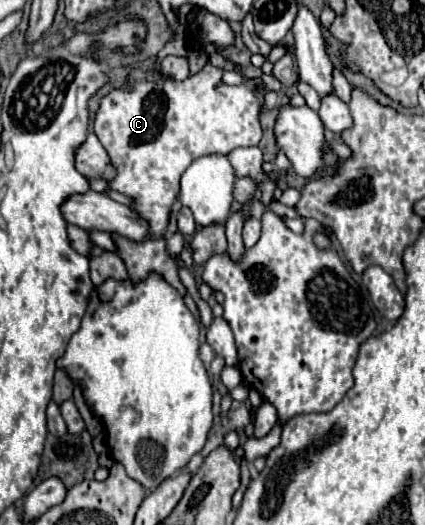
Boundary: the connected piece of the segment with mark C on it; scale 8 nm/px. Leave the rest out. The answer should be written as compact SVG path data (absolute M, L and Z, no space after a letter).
M206 64L196 76L190 76L184 82L174 82L172 78L166 78L160 72L148 74L148 72L136 70L130 76L130 90L112 90L108 96L102 98L100 110L94 120L94 132L98 140L102 142L102 146L108 150L112 164L116 166L116 178L110 182L110 188L136 200L130 208L150 222L150 232L152 232L152 240L140 242L140 244L112 234L118 248L118 256L126 264L132 284L146 280L148 274L158 274L180 294L186 294L186 288L178 280L178 266L166 254L164 250L166 240L162 238L168 226L172 202L180 190L180 176L200 156L228 154L230 150L240 146L256 146L262 138L258 114L260 114L260 102L254 90L250 86L222 84L222 70L214 68L212 64Z

